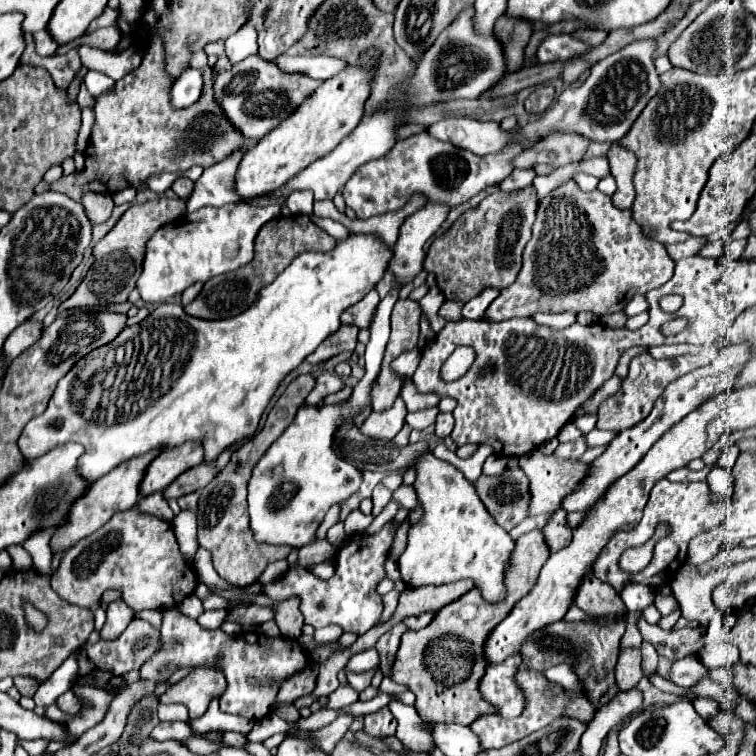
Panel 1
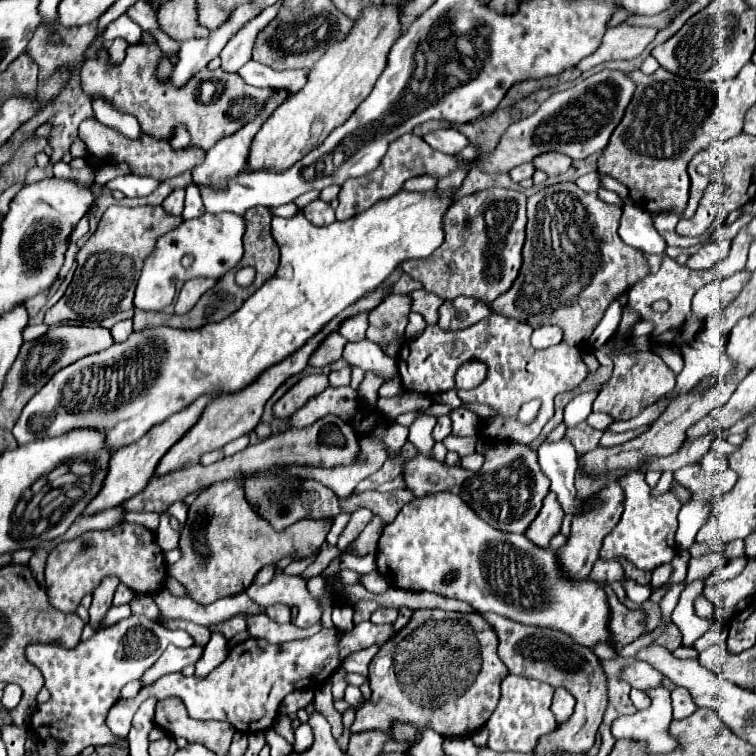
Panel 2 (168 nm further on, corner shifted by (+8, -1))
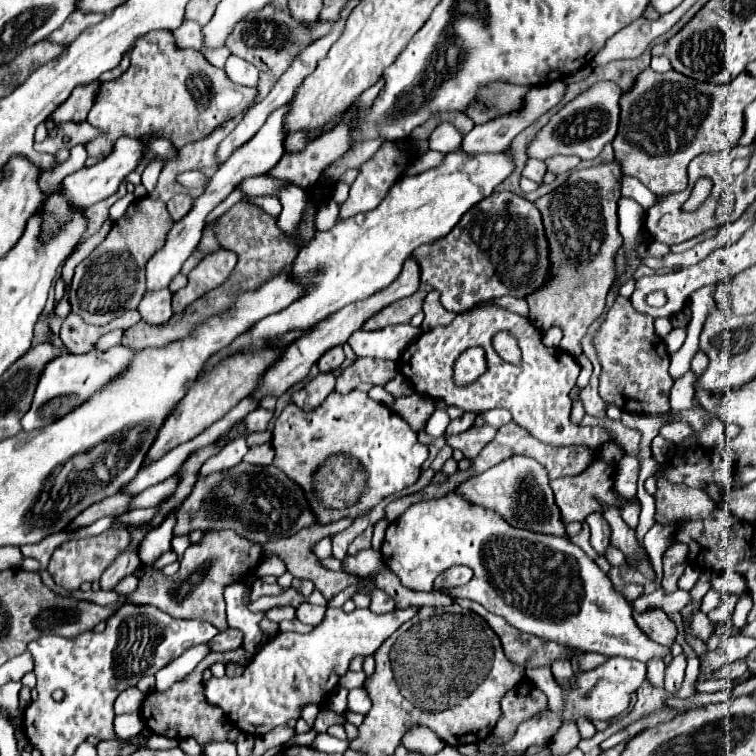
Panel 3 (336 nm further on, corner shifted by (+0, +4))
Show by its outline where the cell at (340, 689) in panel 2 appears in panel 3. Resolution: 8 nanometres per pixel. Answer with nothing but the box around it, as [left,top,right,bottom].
[329,686,349,714]

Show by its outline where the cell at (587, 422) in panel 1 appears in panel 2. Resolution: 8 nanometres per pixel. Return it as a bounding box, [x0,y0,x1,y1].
[587,413,613,431]

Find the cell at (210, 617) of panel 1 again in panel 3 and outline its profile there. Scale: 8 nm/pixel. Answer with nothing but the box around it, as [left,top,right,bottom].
[265,606,295,622]

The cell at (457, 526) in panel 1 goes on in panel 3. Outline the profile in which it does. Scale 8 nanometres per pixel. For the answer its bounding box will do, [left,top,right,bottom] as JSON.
[383,494,671,662]

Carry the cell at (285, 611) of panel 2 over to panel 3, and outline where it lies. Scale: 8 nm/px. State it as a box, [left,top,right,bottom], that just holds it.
[297,602,325,626]

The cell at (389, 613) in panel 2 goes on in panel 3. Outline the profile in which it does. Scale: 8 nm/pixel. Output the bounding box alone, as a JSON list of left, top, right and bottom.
[369,588,395,614]

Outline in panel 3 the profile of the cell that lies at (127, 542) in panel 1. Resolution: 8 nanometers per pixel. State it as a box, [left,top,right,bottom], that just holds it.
[47,530,131,592]

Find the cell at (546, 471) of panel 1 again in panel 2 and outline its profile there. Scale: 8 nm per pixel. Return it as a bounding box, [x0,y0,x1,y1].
[581,381,737,473]

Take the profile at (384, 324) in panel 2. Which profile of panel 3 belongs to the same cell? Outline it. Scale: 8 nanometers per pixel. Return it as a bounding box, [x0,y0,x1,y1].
[363,290,425,330]

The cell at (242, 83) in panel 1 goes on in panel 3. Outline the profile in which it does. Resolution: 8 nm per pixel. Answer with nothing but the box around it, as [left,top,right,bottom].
[85,30,257,156]

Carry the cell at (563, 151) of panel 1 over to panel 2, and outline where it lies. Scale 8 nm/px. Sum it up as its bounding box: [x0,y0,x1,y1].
[533,153,571,177]

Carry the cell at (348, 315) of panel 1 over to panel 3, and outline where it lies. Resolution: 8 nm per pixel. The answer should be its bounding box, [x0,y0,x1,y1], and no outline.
[347,324,419,360]

